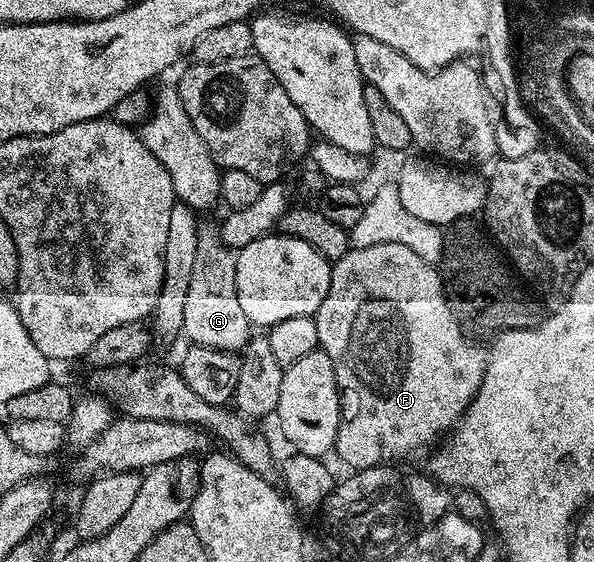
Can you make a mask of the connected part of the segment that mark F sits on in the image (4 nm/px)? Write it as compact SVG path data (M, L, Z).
M385 242L384 244L372 244L368 248L352 248L343 258L337 259L330 268L328 296L324 296L317 314L313 317L316 320L318 345L328 356L328 360L332 360L332 368L336 372L336 384L338 385L340 424L336 432L333 453L338 454L339 460L344 465L350 466L346 468L351 471L390 464L393 463L393 458L406 458L413 450L422 450L425 446L430 445L433 447L439 439L449 435L454 429L454 425L462 417L462 413L466 411L468 404L480 388L482 376L486 371L487 351L483 347L481 350L480 347L473 346L470 343L473 341L467 337L458 321L452 316L446 303L446 293L442 291L442 277L439 276L437 269L431 263L420 260L420 256L412 252L412 248L404 248L404 244Z

